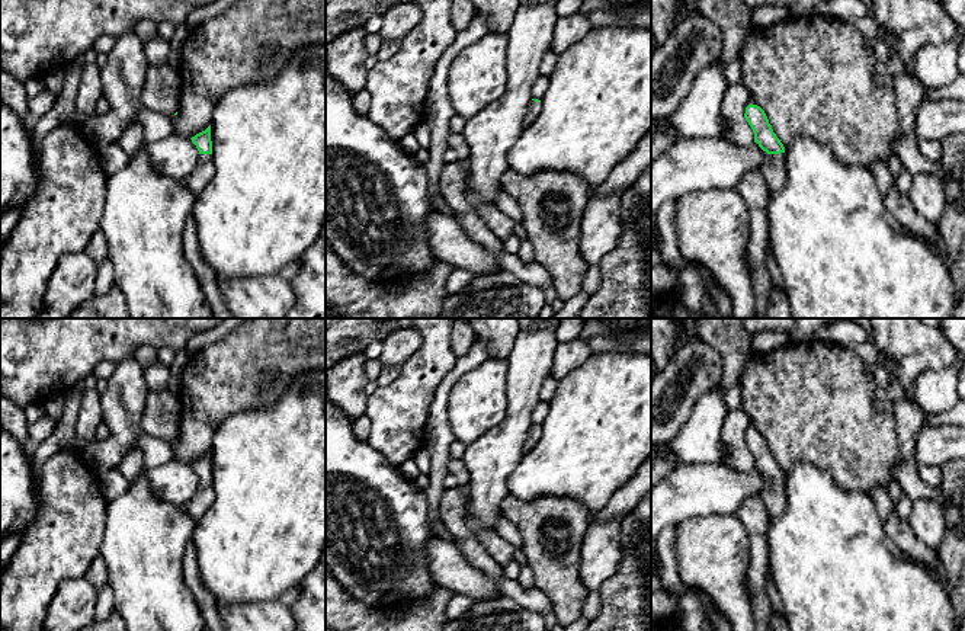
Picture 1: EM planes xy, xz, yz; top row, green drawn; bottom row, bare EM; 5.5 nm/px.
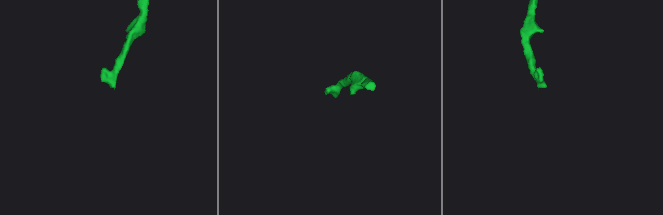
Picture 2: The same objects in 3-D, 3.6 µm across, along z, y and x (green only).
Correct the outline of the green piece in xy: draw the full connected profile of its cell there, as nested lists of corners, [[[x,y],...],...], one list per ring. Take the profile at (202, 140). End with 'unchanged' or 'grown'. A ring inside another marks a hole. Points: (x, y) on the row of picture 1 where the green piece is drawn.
[[[211,125],[190,140],[199,151],[199,160],[190,174],[183,180],[192,193],[199,195],[214,177]]] | grown

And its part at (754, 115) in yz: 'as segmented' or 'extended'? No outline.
extended

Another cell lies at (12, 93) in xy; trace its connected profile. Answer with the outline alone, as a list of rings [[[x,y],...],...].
[[[0,65],[0,102],[12,109],[20,119],[29,112],[29,99],[23,83]]]

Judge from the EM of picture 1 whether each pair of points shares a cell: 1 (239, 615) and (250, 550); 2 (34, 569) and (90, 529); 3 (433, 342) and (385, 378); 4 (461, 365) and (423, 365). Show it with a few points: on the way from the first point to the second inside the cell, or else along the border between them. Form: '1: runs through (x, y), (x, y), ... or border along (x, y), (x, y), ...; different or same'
1: border along (273, 599), (218, 607); different
2: runs through (48, 556), (76, 529); same
3: border along (398, 370), (398, 374), (388, 384), (378, 387); different
4: border along (458, 356), (454, 368), (443, 378), (435, 394); different

